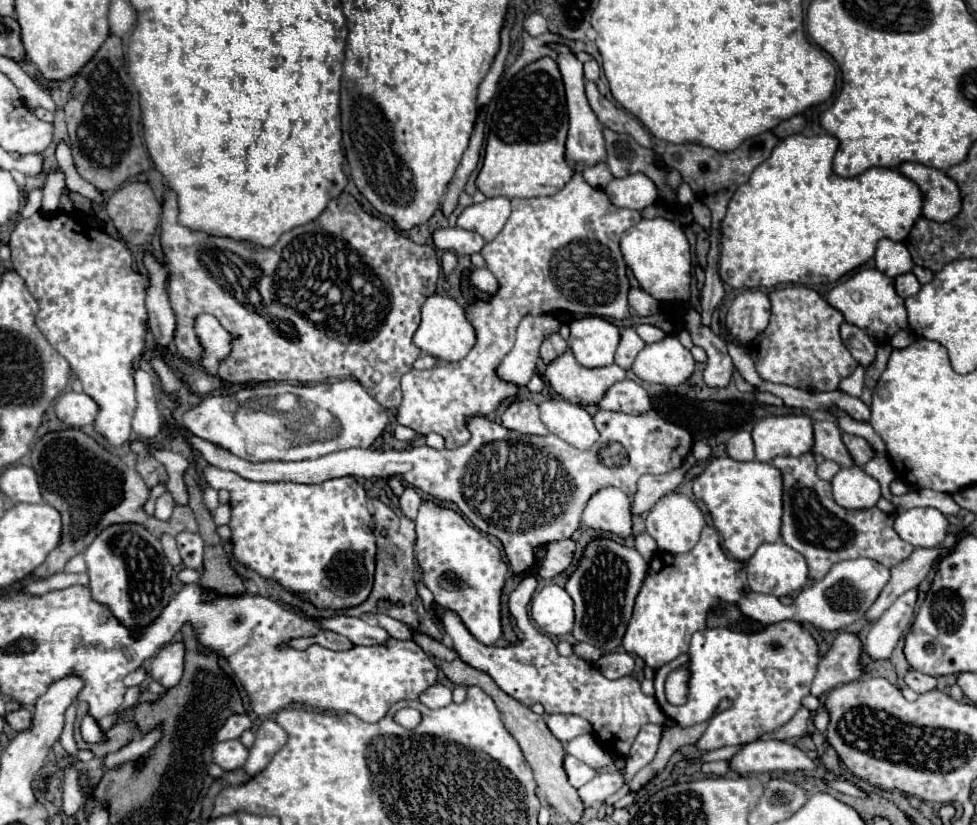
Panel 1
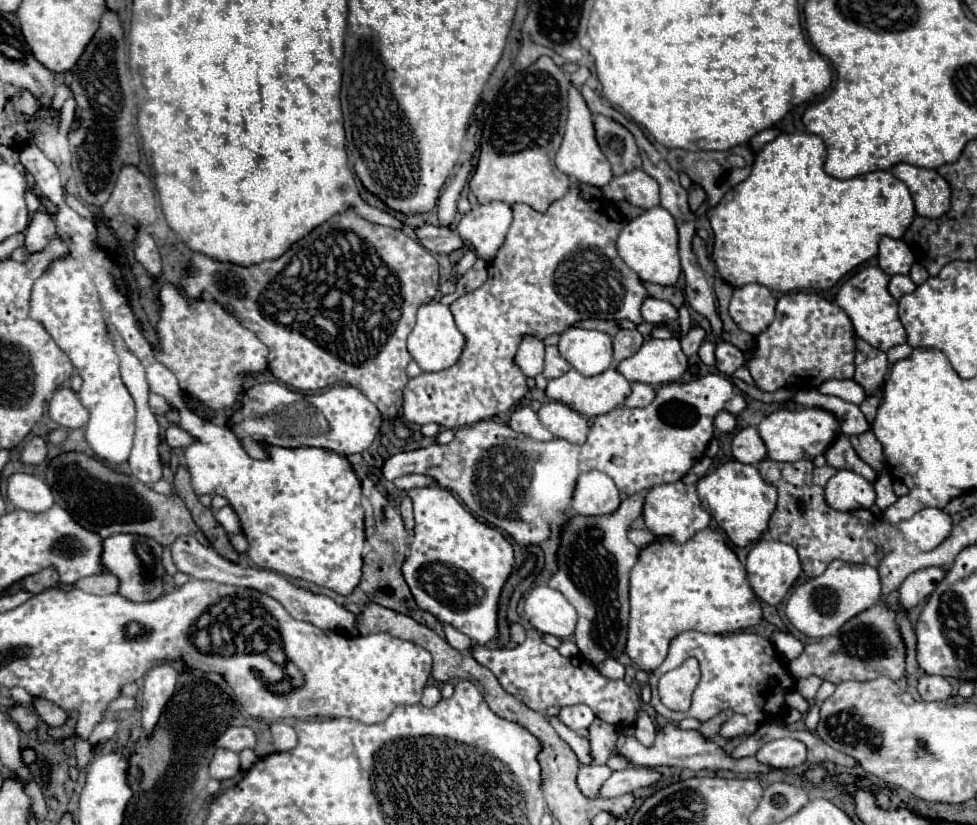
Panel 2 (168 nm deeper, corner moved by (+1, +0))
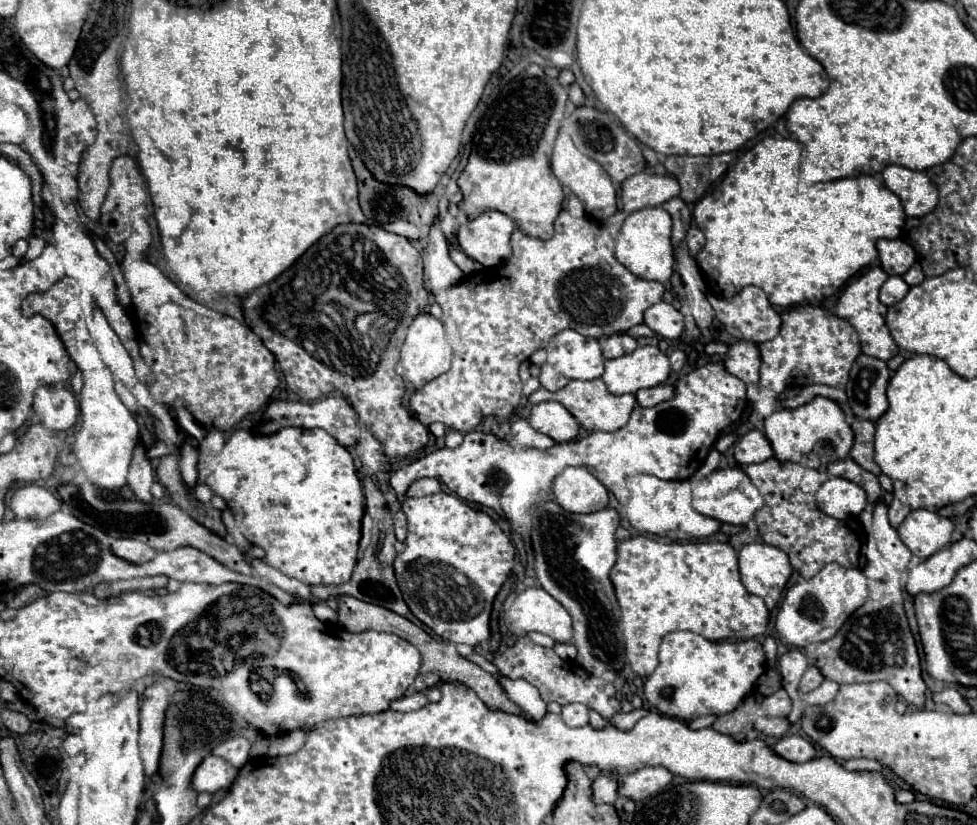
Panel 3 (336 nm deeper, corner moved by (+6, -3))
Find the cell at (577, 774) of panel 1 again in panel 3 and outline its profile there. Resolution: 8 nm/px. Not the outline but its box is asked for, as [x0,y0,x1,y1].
[591,774,617,804]

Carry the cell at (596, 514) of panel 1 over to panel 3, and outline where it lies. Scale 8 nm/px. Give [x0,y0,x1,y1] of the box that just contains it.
[553,466,609,514]

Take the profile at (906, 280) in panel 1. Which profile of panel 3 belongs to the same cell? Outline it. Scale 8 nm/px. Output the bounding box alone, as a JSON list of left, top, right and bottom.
[879,276,909,306]

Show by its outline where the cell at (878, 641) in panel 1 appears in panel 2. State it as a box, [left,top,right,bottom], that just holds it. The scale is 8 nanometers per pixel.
[900,567,946,611]

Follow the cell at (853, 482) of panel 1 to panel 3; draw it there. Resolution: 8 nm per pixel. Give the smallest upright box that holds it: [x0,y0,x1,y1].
[815,476,869,518]

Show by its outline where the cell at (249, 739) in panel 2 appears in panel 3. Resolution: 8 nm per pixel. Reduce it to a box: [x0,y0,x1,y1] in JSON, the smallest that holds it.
[213,736,251,768]

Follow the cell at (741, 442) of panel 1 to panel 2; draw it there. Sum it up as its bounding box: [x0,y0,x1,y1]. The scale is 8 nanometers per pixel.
[732,427,768,465]

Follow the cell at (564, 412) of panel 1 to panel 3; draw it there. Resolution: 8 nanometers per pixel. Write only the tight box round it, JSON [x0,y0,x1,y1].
[531,402,579,442]

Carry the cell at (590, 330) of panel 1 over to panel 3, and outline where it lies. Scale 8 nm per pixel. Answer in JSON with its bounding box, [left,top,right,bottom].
[547,330,603,380]

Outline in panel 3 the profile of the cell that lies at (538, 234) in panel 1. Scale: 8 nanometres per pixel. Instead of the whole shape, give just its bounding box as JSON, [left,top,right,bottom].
[409,208,665,434]

